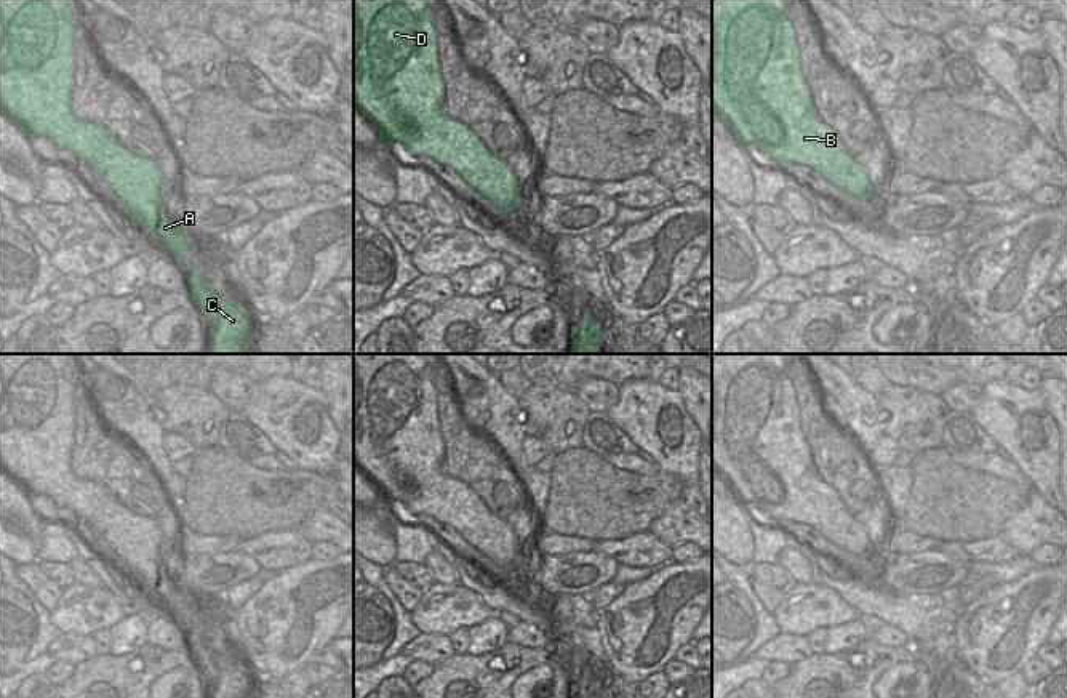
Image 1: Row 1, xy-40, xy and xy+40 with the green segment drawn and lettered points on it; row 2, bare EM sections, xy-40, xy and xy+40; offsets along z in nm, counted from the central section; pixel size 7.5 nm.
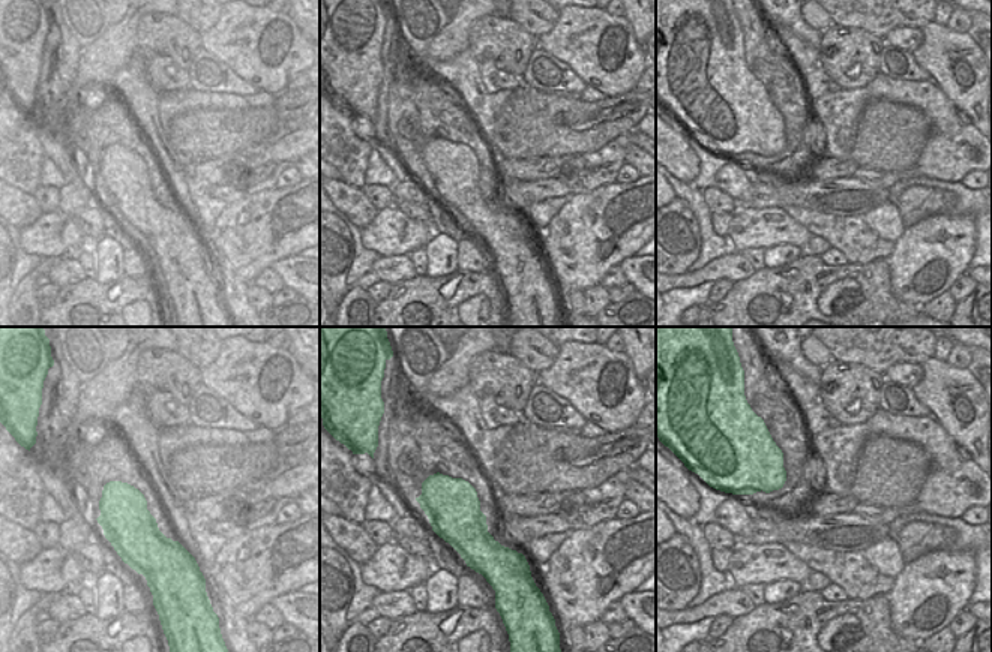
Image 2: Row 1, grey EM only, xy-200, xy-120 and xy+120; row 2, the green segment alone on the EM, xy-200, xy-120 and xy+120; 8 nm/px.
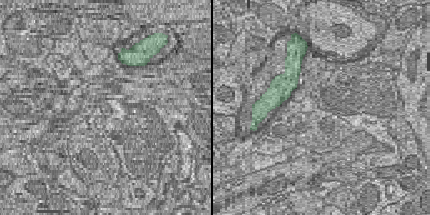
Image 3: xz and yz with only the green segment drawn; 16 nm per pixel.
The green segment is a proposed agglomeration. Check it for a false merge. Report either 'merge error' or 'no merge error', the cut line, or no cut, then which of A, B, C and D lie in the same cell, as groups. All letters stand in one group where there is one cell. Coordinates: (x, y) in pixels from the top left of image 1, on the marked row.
no merge error; no cut; A B C D

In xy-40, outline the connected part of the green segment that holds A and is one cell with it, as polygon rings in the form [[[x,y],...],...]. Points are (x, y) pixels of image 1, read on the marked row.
[[[0,0],[0,110],[29,136],[48,136],[94,168],[142,229],[174,253],[189,255],[189,239],[163,210],[162,173],[155,160],[136,157],[101,123],[80,122],[70,109],[74,90],[74,34],[67,0]]]

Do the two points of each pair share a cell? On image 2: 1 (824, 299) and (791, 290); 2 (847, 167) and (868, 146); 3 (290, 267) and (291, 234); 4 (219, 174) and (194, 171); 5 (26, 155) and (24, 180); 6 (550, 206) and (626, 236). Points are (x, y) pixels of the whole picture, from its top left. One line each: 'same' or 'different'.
1: different
2: different
3: different
4: same
5: same
6: different

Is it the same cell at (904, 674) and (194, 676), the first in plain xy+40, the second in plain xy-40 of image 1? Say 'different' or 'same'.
different

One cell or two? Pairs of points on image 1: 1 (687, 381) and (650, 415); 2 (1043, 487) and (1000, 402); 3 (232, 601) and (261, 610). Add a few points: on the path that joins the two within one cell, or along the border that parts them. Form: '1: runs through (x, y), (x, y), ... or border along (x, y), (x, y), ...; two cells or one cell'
1: border along (677, 389), (685, 412), (695, 423); two cells
2: runs through (1039, 466), (1019, 447), (1018, 423); one cell
3: border along (263, 583), (235, 610); two cells

